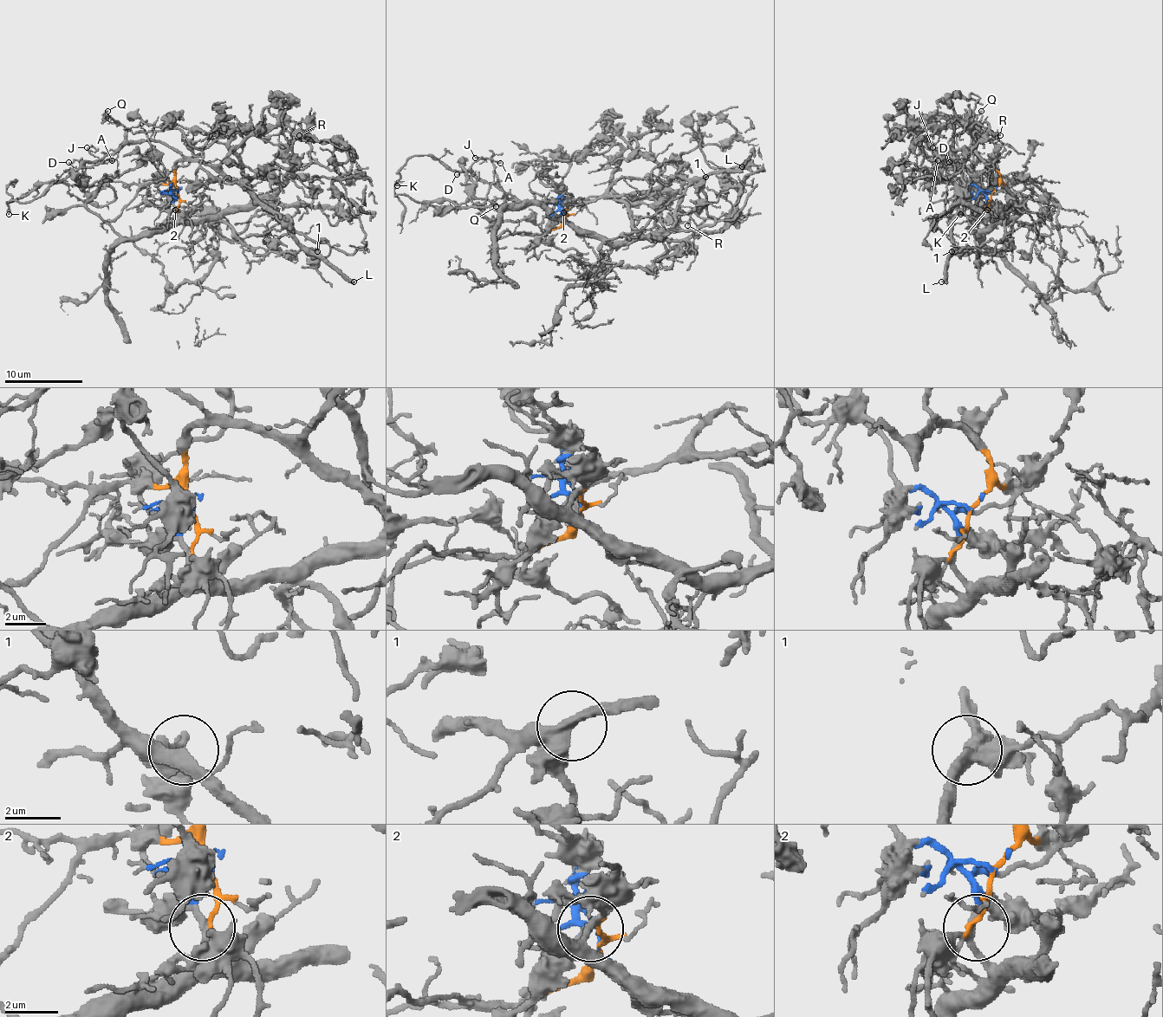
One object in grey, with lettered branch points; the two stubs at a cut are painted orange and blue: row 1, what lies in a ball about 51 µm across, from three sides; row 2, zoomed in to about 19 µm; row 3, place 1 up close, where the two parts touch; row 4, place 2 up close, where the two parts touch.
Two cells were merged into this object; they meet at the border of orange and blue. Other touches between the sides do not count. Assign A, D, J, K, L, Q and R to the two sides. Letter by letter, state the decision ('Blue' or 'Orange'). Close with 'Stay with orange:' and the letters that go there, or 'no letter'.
A: Orange
D: Orange
J: Orange
K: Orange
L: Orange
Q: Orange
R: Blue
Stay with orange: A, D, J, K, L, Q

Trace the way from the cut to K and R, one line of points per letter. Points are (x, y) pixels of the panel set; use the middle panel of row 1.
K: (565, 216), (568, 200), (516, 202), (491, 183), (429, 155), (413, 155), (398, 184)
R: (565, 216), (560, 208), (610, 241), (659, 239), (692, 184), (688, 225)

